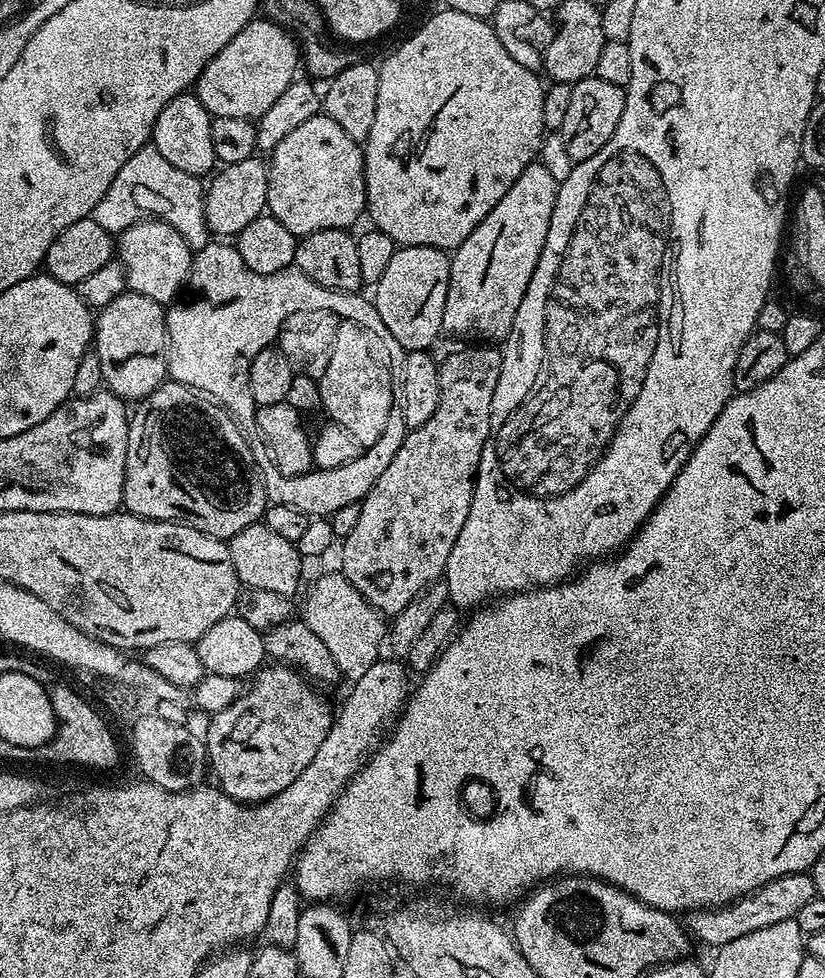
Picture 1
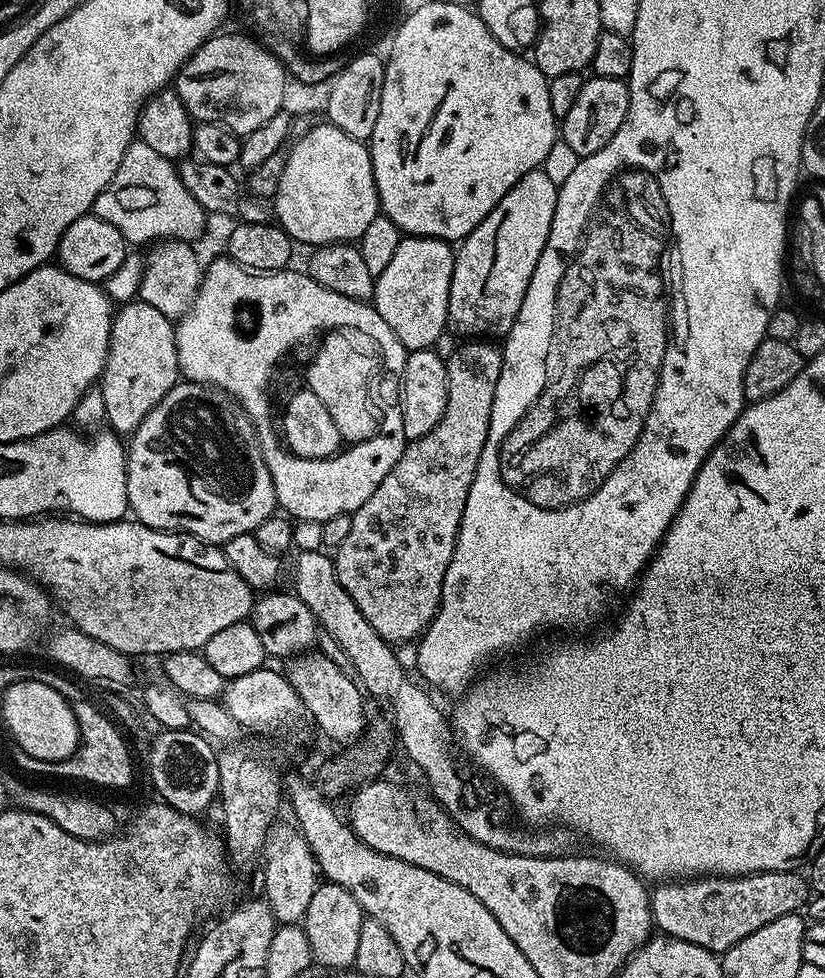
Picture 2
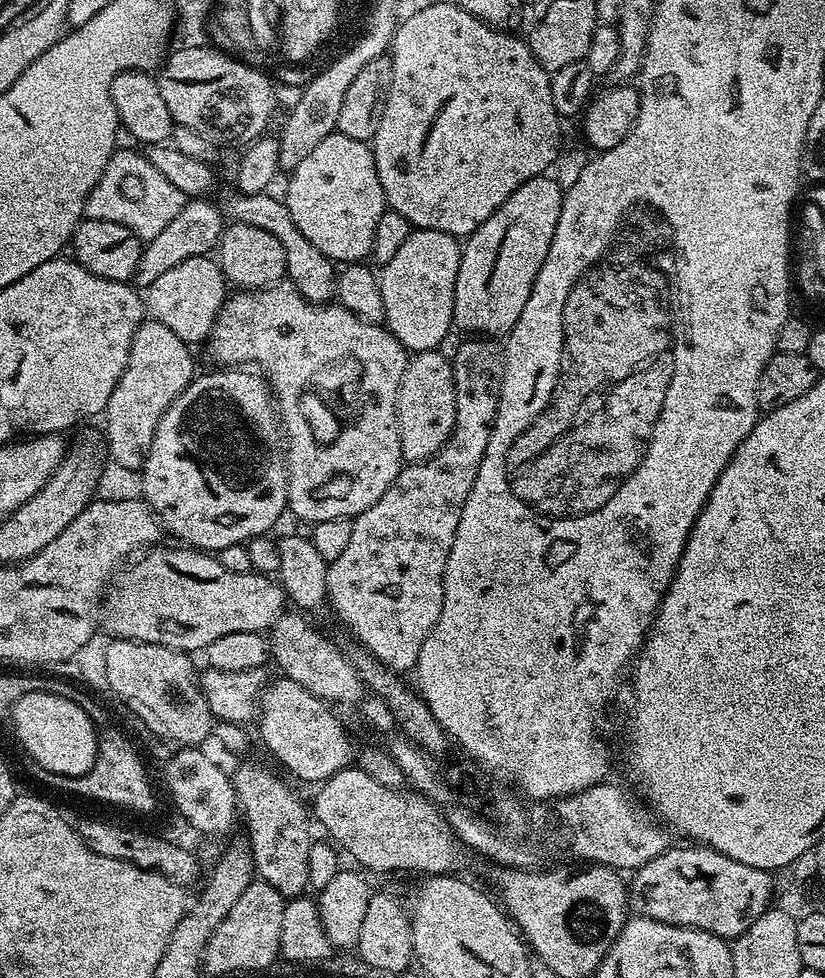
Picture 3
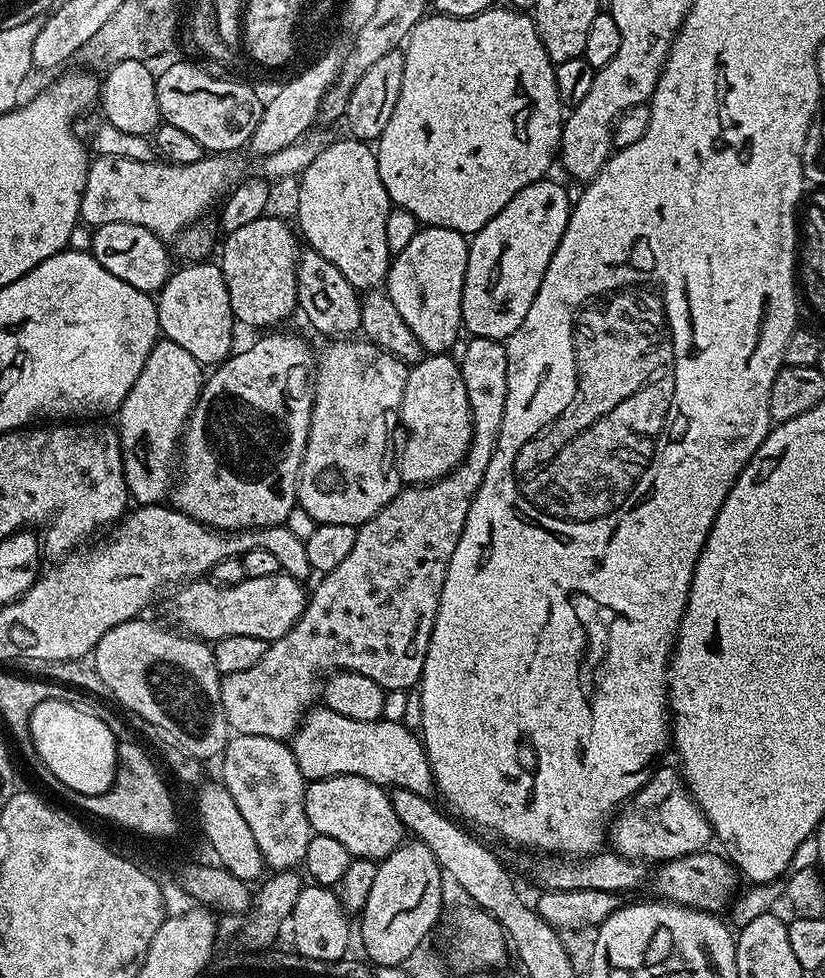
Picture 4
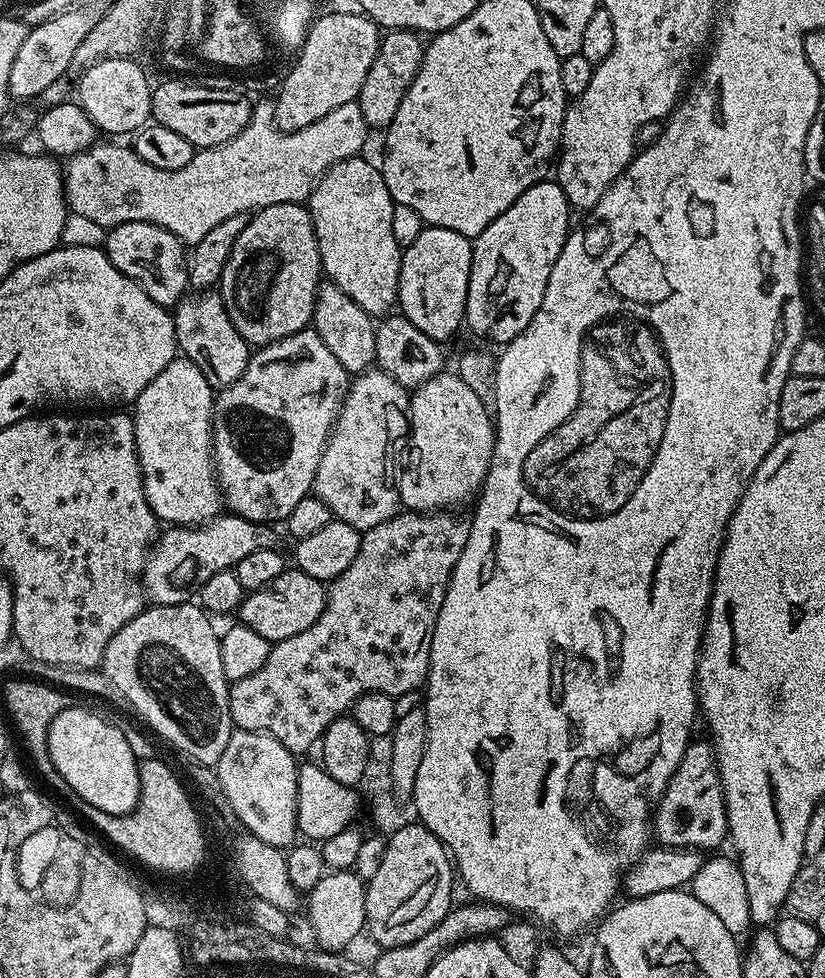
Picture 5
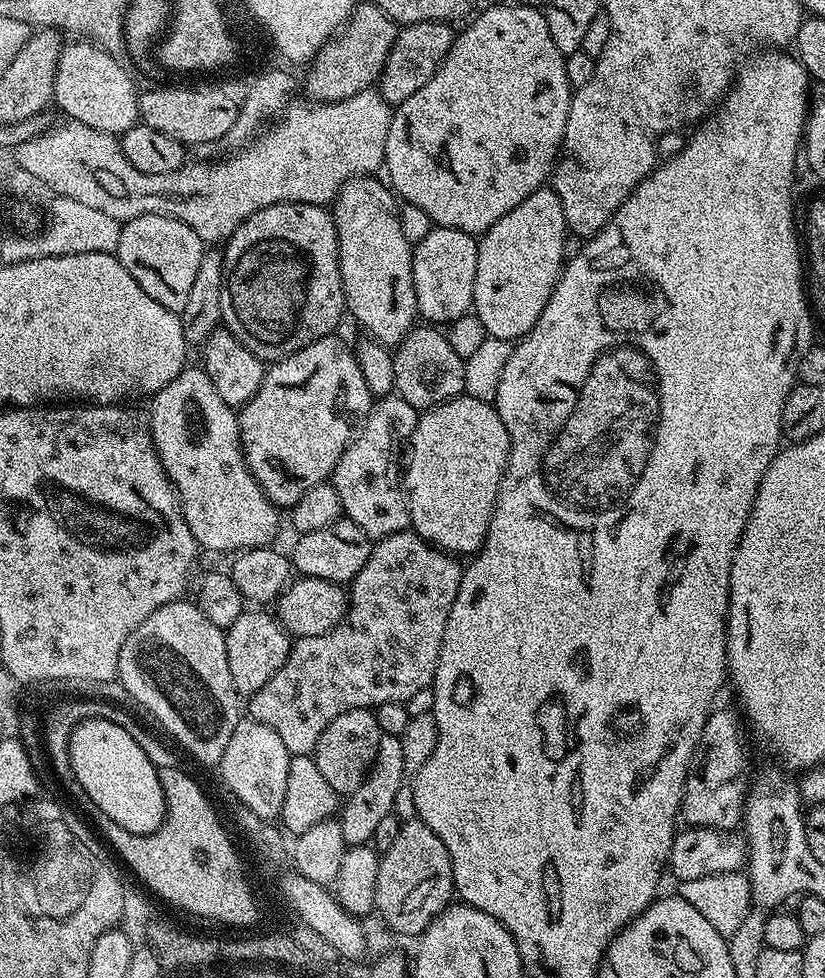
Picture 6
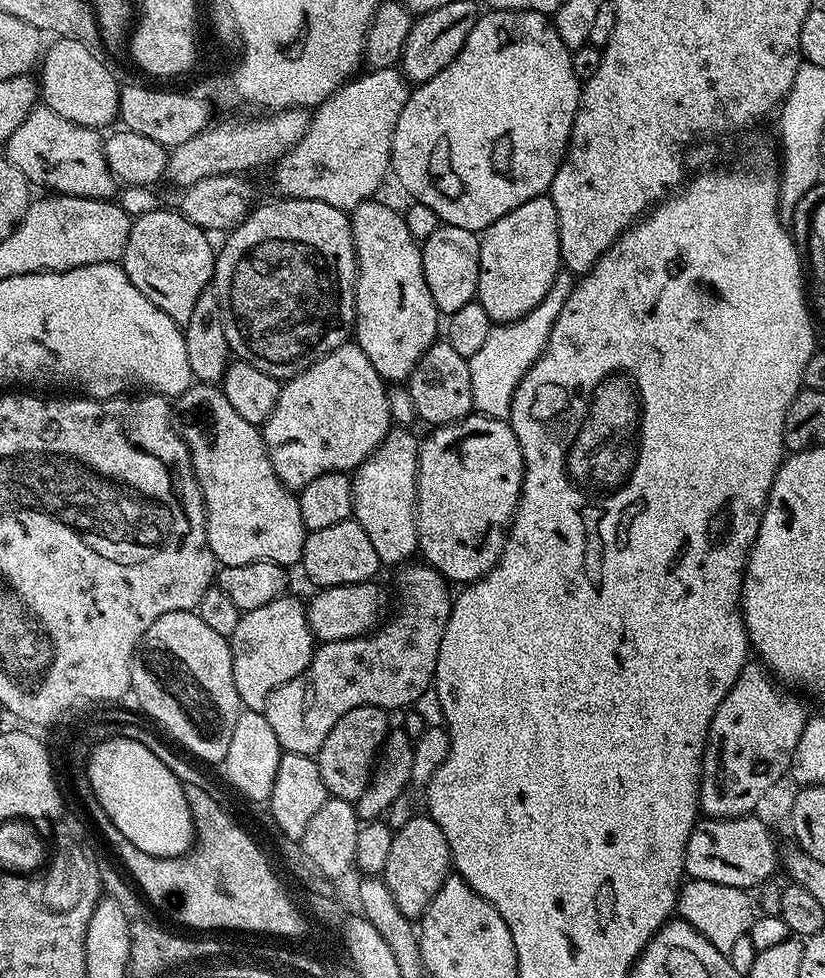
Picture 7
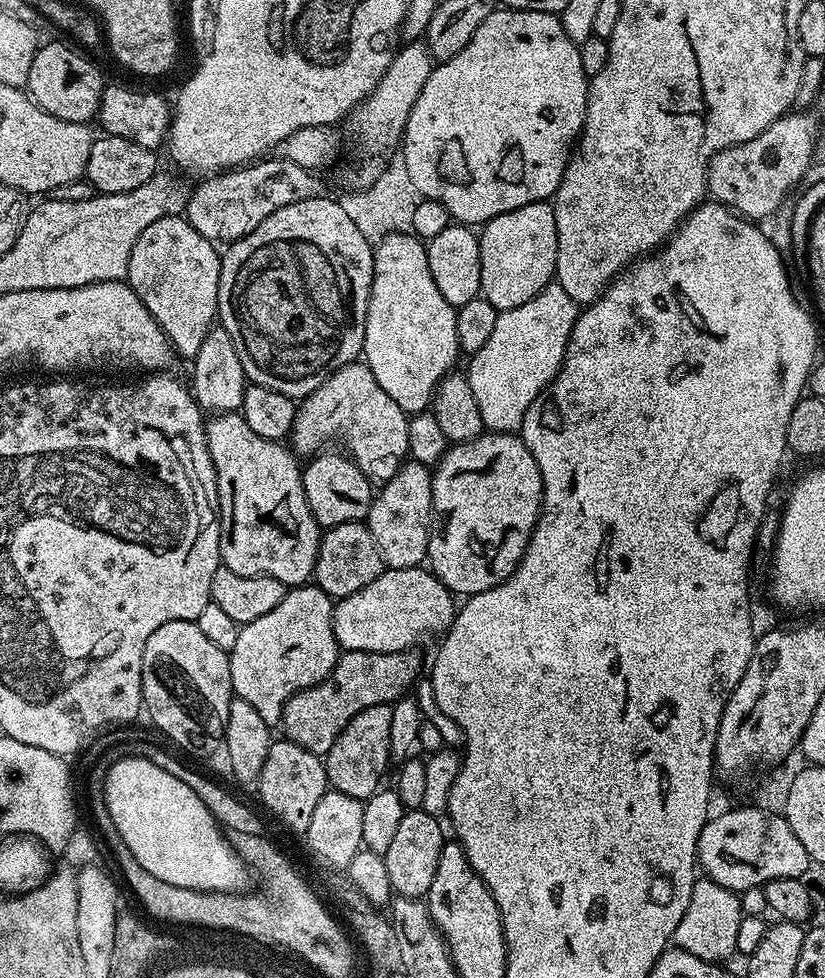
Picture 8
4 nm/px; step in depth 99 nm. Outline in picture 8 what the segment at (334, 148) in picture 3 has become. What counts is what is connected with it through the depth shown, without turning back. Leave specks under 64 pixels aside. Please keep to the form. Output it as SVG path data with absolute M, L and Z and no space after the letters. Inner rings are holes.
M391 233L374 245L374 278L366 310L366 334L364 335L363 363L378 378L378 386L398 402L403 412L420 414L431 405L440 379L457 367L456 356L461 355L458 342L456 309L438 290L434 274L430 274L430 262L425 241L409 233Z

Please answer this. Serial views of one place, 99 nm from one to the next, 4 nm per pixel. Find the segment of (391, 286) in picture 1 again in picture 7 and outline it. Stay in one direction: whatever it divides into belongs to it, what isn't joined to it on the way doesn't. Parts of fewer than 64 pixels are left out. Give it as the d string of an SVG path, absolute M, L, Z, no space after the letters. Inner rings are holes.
M441 224L430 238L422 241L422 270L426 274L426 286L430 286L430 298L434 298L436 308L442 314L451 314L454 310L462 310L462 306L476 300L478 286L478 270L480 269L480 236L470 230L462 230L462 226Z

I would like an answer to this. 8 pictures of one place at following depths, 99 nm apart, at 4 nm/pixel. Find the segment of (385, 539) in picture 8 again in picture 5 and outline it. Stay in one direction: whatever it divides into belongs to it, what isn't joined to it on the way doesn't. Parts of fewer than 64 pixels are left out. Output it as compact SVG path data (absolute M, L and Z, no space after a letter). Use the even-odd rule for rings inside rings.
M379 370L359 373L349 383L348 395L328 435L328 445L324 447L318 474L312 483L312 492L330 506L335 519L367 530L401 511L398 472L392 469L388 414L389 406L407 407L409 402L409 389Z

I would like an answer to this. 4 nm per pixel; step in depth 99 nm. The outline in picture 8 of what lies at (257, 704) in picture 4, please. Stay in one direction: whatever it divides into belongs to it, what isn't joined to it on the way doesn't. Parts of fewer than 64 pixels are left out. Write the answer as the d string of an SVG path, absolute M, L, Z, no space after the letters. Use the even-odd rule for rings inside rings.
M412 650L341 651L334 670L327 678L314 686L295 692L284 703L283 735L298 746L310 750L315 756L323 757L331 750L340 732L356 714L375 704L391 701L397 694L407 693L417 683L416 675L420 672L420 660L415 656L416 654Z

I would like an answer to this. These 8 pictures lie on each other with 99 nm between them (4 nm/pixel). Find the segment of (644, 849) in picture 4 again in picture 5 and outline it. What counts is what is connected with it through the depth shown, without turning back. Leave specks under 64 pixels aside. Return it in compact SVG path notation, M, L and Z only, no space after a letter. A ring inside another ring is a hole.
M707 739L689 743L670 778L662 798L656 803L650 828L666 848L716 848L729 839L724 787L711 743Z

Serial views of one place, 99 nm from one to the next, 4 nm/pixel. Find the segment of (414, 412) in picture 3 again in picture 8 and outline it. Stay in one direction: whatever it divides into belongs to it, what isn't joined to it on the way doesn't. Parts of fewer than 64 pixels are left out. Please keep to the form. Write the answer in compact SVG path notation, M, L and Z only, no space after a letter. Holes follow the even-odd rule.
M485 431L473 440L453 443L435 464L432 474L432 533L427 559L430 571L460 598L505 584L526 554L526 546L541 514L543 497L538 462L534 462L534 454L530 454L519 435Z

